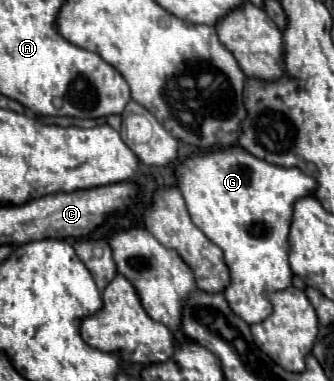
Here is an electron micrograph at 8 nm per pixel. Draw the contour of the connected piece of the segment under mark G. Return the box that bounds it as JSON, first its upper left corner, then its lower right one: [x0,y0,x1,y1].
[178,146,318,324]

